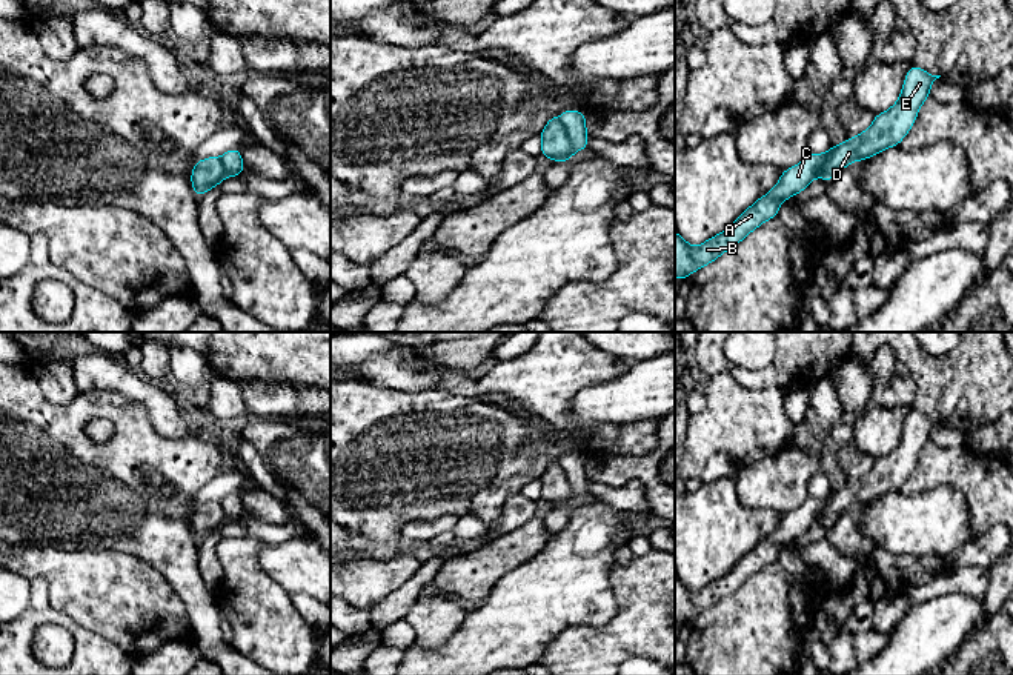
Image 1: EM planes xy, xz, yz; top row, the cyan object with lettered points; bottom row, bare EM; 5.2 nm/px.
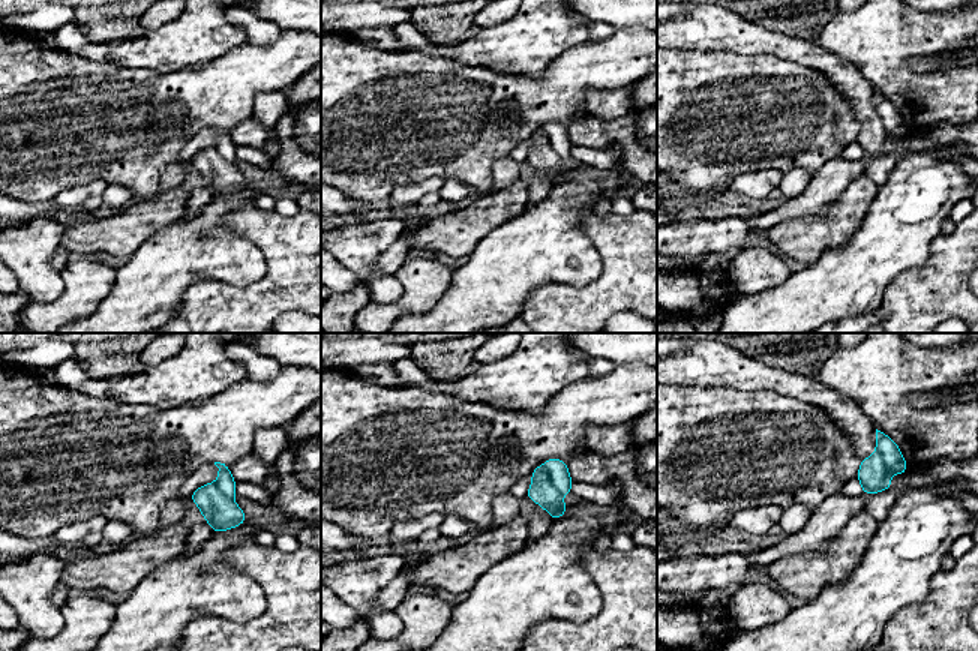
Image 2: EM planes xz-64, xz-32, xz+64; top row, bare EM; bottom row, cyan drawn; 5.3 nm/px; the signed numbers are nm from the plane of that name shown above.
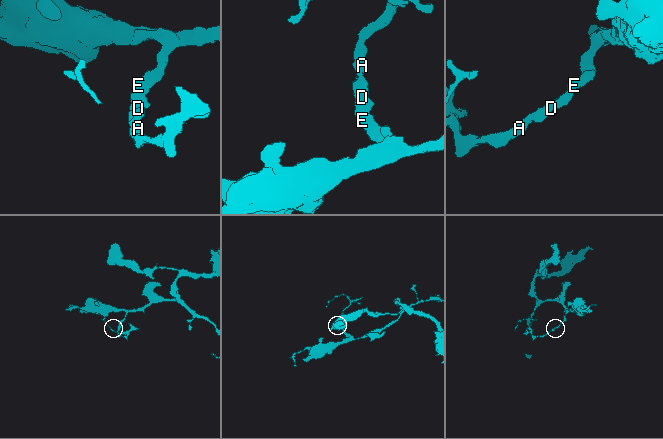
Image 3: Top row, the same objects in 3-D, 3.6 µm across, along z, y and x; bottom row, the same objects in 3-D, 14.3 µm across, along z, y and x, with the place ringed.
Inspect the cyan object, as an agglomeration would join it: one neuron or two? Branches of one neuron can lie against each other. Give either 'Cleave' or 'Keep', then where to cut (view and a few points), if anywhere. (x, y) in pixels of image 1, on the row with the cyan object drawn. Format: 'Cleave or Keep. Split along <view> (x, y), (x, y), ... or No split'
Cleave. Split along xz (558, 117), (575, 149)

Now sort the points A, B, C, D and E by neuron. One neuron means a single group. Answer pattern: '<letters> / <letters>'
A B C / D E

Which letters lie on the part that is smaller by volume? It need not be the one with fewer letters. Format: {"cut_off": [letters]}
{"cut_off": ["A", "B", "C"]}

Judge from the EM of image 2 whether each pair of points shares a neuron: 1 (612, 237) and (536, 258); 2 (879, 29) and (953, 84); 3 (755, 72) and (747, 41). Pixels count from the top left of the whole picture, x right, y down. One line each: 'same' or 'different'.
1: different
2: same
3: different

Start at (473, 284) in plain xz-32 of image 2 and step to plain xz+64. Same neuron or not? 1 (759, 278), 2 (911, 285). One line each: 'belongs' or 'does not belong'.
1: does not belong
2: does not belong

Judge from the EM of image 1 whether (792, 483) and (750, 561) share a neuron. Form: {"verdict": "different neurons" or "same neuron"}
{"verdict": "same neuron"}

